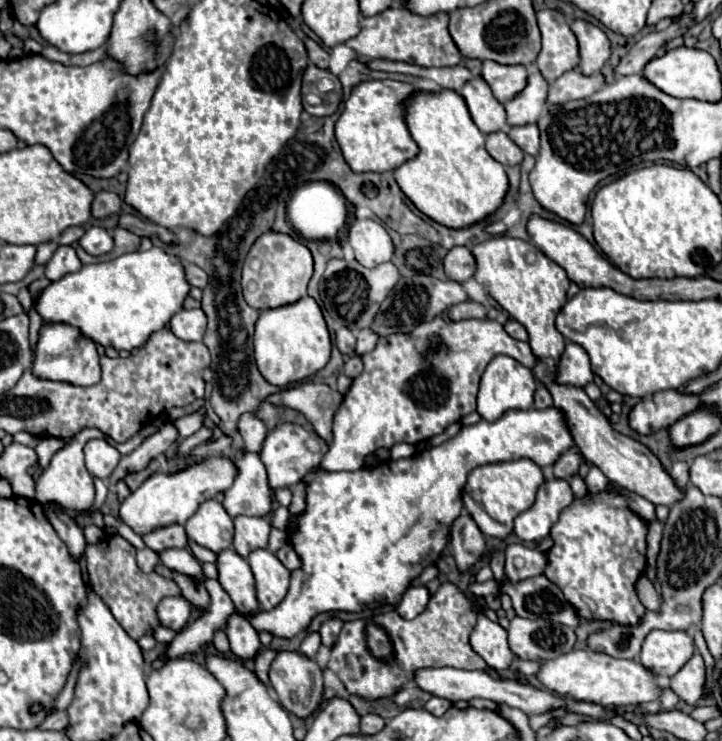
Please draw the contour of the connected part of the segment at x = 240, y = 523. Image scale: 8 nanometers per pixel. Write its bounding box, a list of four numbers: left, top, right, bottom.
[234,517,270,557]

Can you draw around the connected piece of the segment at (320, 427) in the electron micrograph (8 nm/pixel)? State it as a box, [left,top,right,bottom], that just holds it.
[266,383,342,445]

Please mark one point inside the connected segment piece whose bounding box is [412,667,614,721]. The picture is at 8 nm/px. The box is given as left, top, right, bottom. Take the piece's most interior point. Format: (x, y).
(452, 684)

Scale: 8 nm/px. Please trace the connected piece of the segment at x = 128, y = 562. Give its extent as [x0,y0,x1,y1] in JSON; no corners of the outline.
[86,535,180,639]

